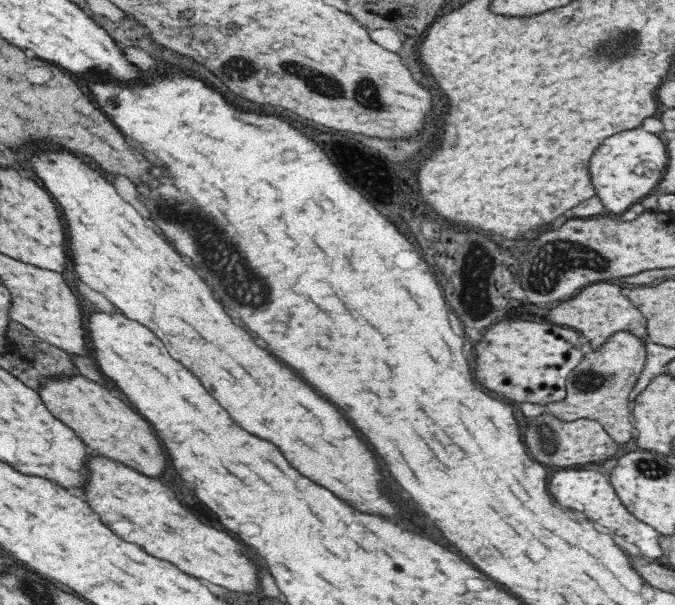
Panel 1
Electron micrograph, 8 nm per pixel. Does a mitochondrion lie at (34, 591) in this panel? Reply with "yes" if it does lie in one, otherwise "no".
yes

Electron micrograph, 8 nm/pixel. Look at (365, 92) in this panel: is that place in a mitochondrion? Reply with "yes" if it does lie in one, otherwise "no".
yes

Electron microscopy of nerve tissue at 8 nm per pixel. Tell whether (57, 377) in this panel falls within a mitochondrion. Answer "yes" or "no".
no

